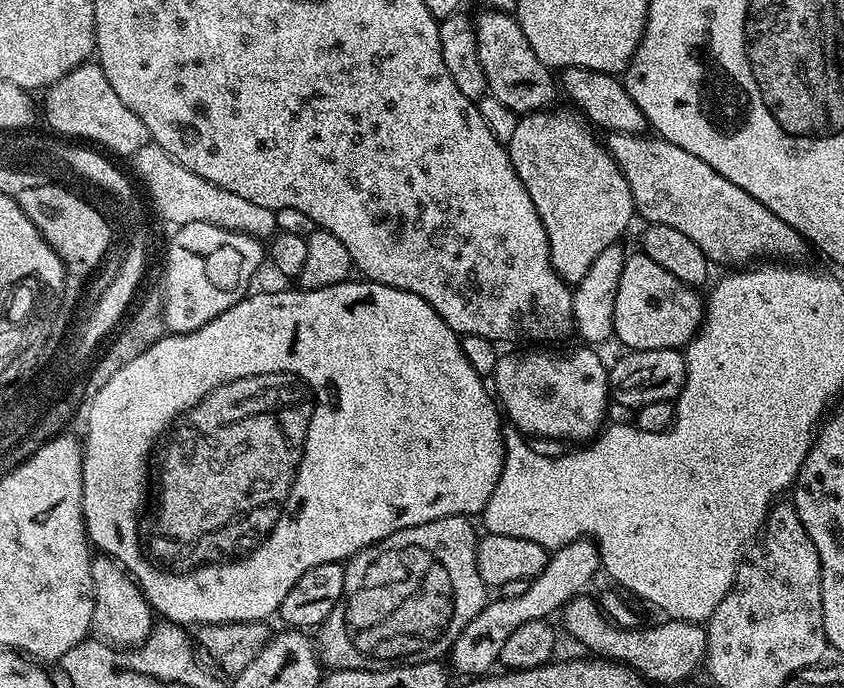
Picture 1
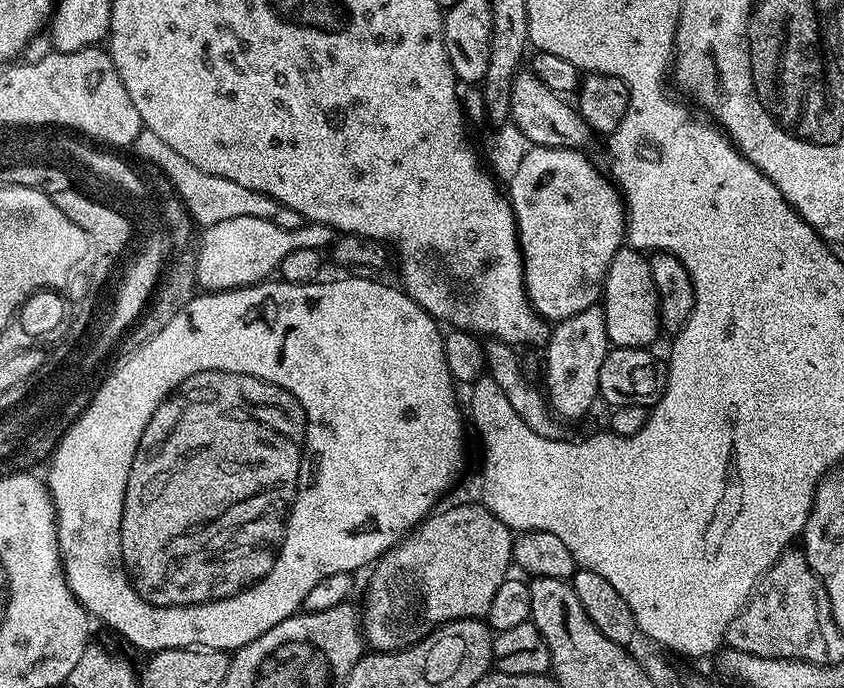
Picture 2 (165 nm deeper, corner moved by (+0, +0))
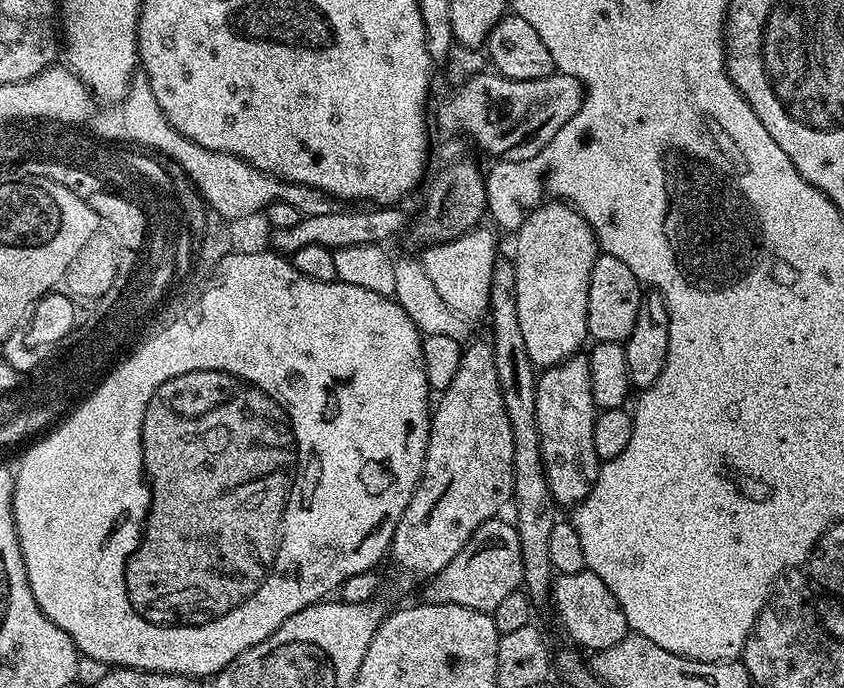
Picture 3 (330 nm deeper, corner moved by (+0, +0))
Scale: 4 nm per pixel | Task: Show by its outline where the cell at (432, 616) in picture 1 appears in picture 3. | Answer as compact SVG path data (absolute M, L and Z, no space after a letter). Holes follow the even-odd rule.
M497 518L482 522L482 526L474 530L470 542L458 550L450 564L427 581L428 589L425 590L423 599L433 604L457 604L492 614L523 583L522 550L518 534L509 521L507 524L504 518Z

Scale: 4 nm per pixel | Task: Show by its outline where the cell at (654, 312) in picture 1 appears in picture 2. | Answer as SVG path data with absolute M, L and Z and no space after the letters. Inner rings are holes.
M622 246L614 254L614 258L610 262L610 270L606 274L604 279L604 290L602 293L602 307L604 310L604 317L606 318L606 330L608 331L608 343L609 345L617 348L648 348L652 346L652 343L656 340L656 335L661 335L662 329L660 327L660 307L658 306L658 290L654 286L654 278L650 274L650 266L648 265L649 257L643 252L637 252L635 248L631 246Z

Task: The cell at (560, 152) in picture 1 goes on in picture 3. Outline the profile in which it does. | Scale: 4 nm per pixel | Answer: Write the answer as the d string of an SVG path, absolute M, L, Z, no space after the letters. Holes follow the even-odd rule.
M545 202L522 222L515 233L516 253L516 309L518 326L522 326L522 338L526 340L526 354L538 370L552 368L563 360L577 355L589 339L588 334L588 299L590 298L590 270L601 255L599 244L592 227L567 202Z

